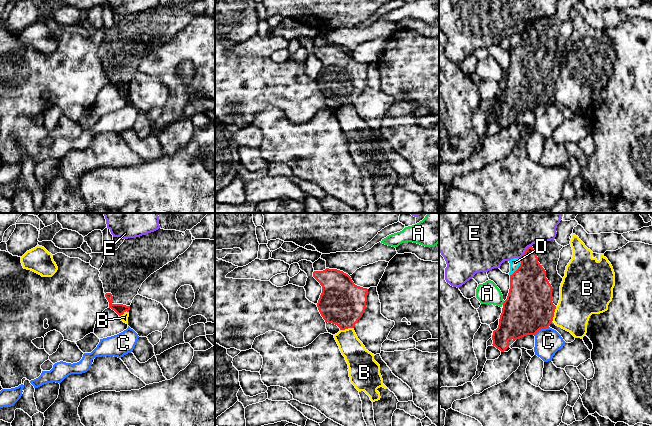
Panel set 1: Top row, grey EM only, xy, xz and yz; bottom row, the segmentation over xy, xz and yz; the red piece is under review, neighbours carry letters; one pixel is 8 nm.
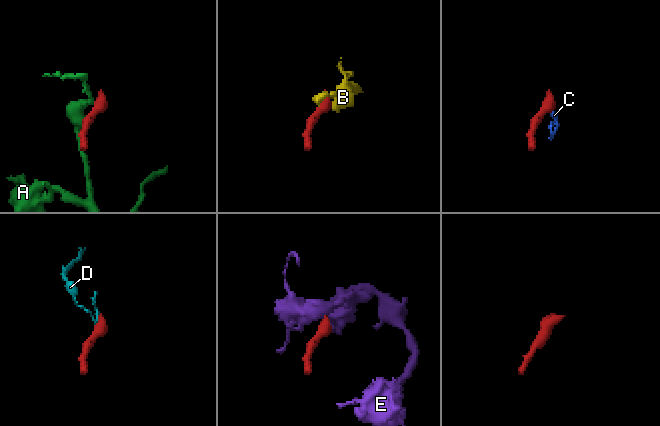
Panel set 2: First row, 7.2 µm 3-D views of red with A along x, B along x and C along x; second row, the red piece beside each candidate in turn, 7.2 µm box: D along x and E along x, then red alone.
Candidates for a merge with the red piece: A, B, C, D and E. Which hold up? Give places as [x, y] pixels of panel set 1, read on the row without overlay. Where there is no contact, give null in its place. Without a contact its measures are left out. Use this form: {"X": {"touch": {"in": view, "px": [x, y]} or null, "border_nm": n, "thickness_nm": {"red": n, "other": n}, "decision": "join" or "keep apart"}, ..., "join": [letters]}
{"A": {"touch": {"in": "yz", "px": [503, 79]}, "border_nm": 40, "thickness_nm": {"red": 380, "other": 180}, "decision": "keep apart"}, "B": {"touch": {"in": "yz", "px": [553, 89]}, "border_nm": 120, "thickness_nm": {"red": 380, "other": 320}, "decision": "keep apart"}, "C": {"touch": {"in": "yz", "px": [541, 104]}, "border_nm": 140, "thickness_nm": {"red": 380, "other": 220}, "decision": "keep apart"}, "D": {"touch": {"in": "yz", "px": [518, 43]}, "border_nm": 160, "thickness_nm": {"red": 360, "other": 80}, "decision": "keep apart"}, "E": {"touch": {"in": "yz", "px": [525, 27]}, "border_nm": 140, "thickness_nm": {"red": 280, "other": 320}, "decision": "keep apart"}, "join": []}

